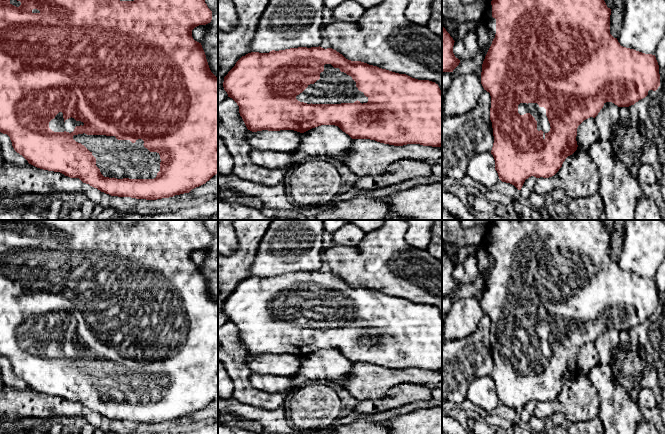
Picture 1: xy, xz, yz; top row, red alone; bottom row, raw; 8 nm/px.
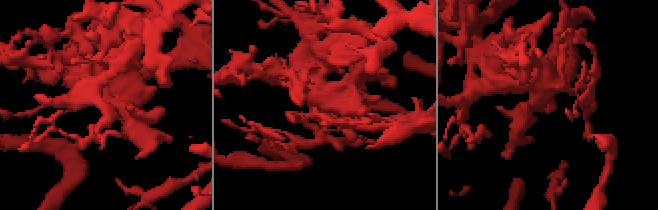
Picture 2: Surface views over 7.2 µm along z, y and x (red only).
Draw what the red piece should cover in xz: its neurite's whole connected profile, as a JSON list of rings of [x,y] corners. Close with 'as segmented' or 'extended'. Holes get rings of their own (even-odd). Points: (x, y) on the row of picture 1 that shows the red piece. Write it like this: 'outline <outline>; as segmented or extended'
outline [[[298,47],[248,53],[224,77],[223,87],[239,106],[240,116],[252,132],[294,130],[304,133],[321,125],[335,125],[352,139],[370,139],[394,146],[442,146],[442,92],[438,84],[348,60],[332,48]]]; extended

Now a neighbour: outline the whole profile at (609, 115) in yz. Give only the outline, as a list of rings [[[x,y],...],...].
[[[612,102],[604,103],[603,108],[595,117],[599,130],[599,139],[612,141],[614,126],[619,123],[621,117],[620,107]]]

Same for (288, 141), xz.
[[[247,129],[246,138],[251,149],[274,152],[294,152],[302,141],[303,133],[294,130],[252,132]]]

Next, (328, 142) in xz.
[[[321,125],[312,128],[303,133],[299,147],[291,153],[291,166],[317,158],[338,159],[346,155],[352,142],[353,139],[338,126]]]

